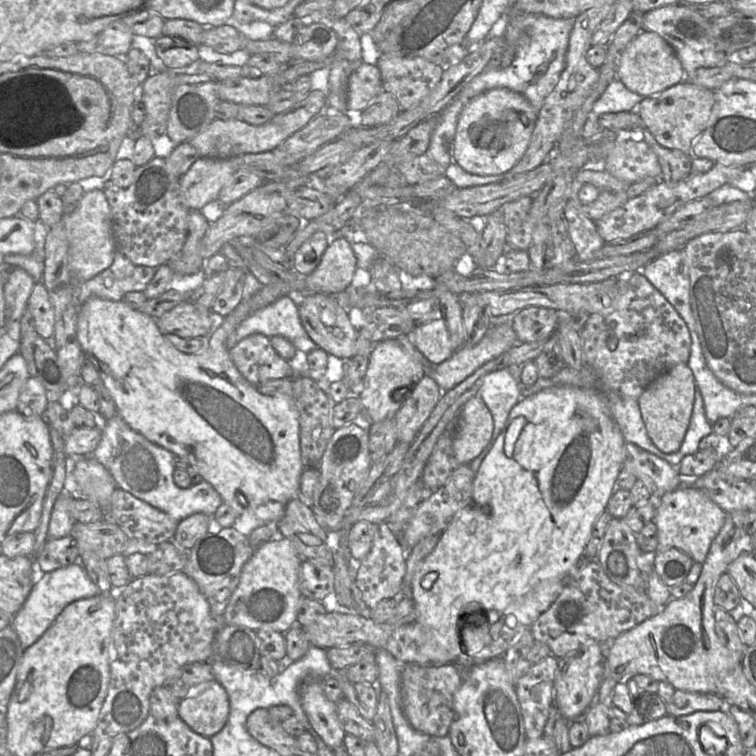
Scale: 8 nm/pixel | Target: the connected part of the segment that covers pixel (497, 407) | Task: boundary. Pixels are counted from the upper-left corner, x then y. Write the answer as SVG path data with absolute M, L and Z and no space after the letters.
M512 365L508 368L494 370L486 374L483 378L482 385L478 391L478 396L482 399L492 415L493 433L491 440L485 449L468 464L474 473L478 471L483 459L490 452L497 437L502 432L512 408L521 398L525 398L521 396L521 390L525 387L521 380L521 370L522 365Z

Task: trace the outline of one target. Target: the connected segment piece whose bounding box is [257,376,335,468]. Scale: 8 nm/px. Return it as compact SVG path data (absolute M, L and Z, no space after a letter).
M292 376L268 380L257 386L257 390L266 396L277 393L291 395L299 412L300 455L304 467L317 467L321 461L326 445L335 428L331 422L331 402L323 382L318 382L309 376Z

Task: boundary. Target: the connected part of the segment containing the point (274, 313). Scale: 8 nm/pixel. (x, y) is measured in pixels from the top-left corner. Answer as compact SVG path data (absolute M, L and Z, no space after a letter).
M284 296L254 312L228 337L228 350L245 337L256 333L268 338L282 336L289 340L301 355L316 349L318 346L310 339L301 324L297 304L296 297Z

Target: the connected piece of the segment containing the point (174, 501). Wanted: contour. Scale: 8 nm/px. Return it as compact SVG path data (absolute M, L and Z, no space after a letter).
M119 414L101 422L101 427L101 440L92 456L110 472L122 490L167 513L178 522L195 513L212 517L223 503L219 493L207 481L179 488L173 479L175 455L131 429Z

